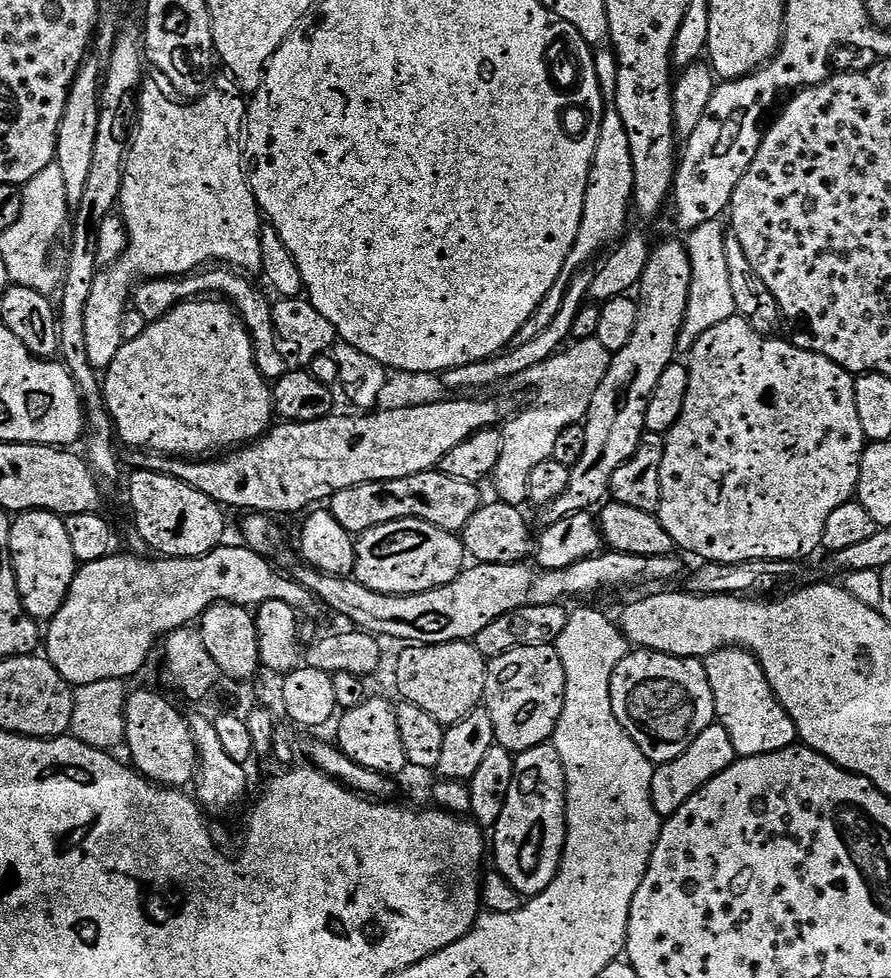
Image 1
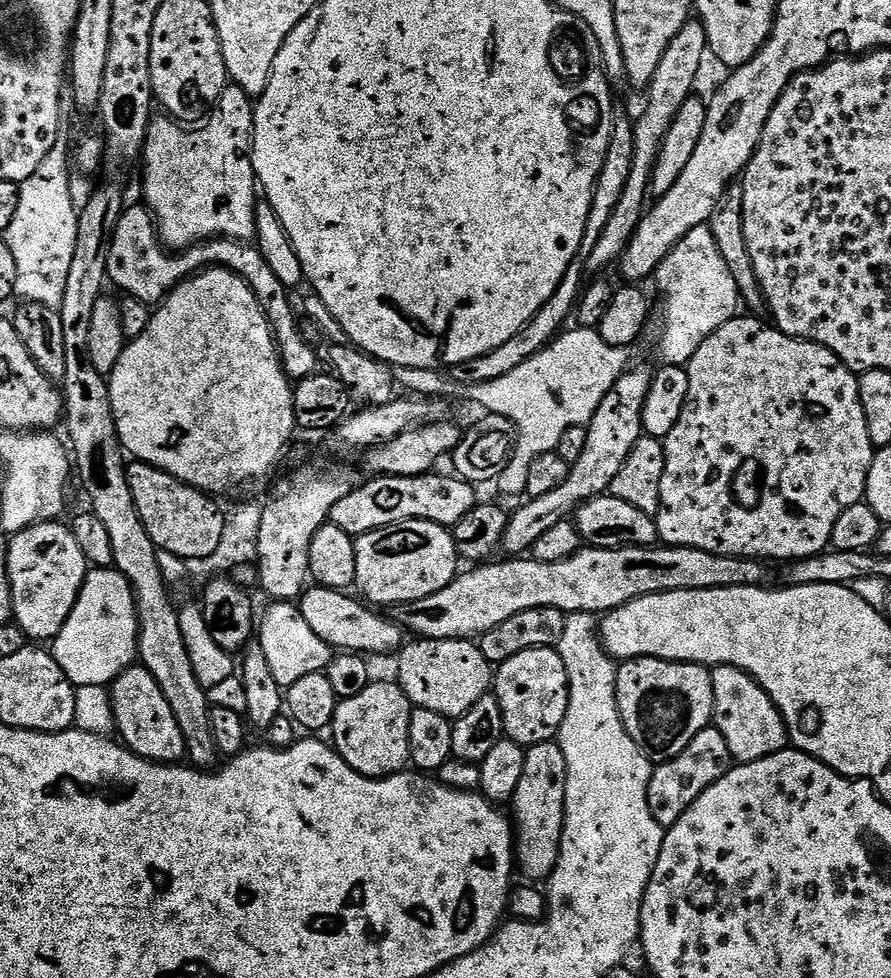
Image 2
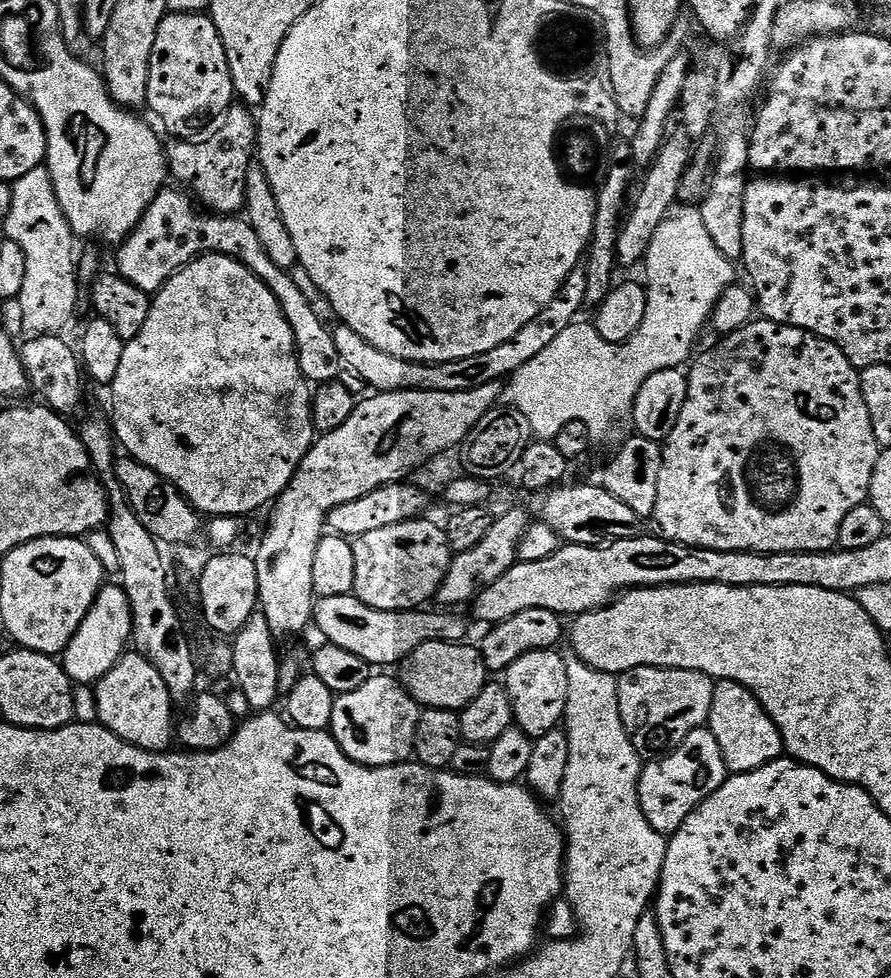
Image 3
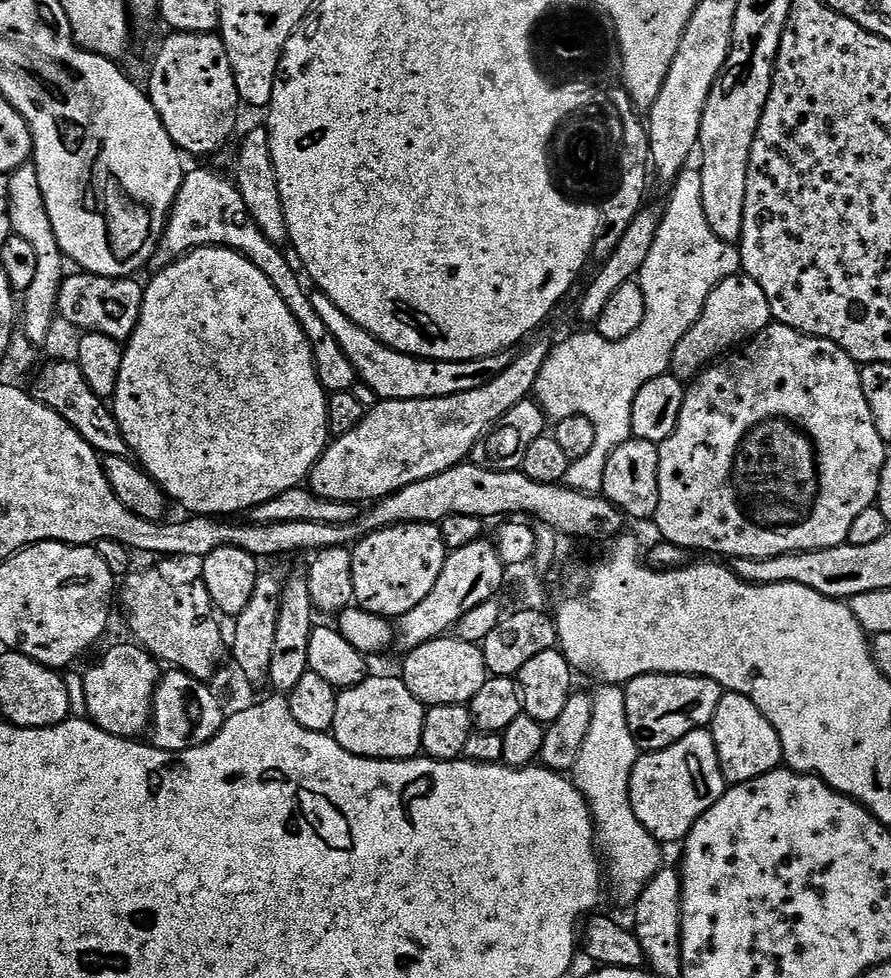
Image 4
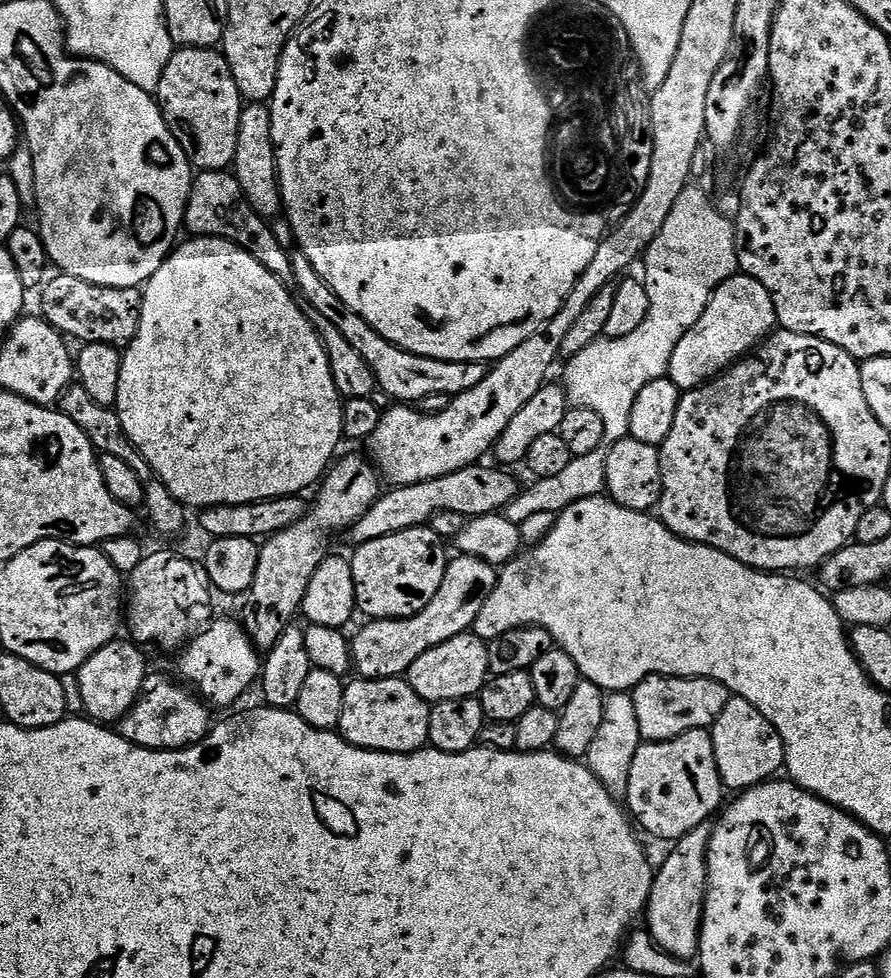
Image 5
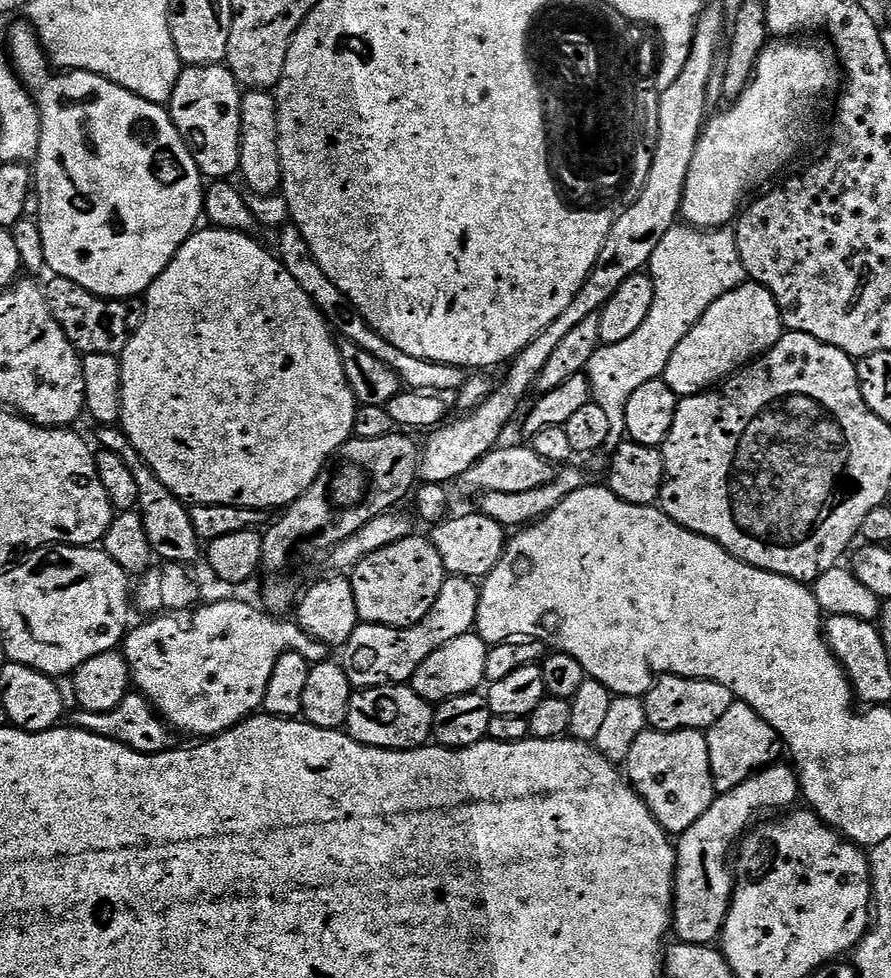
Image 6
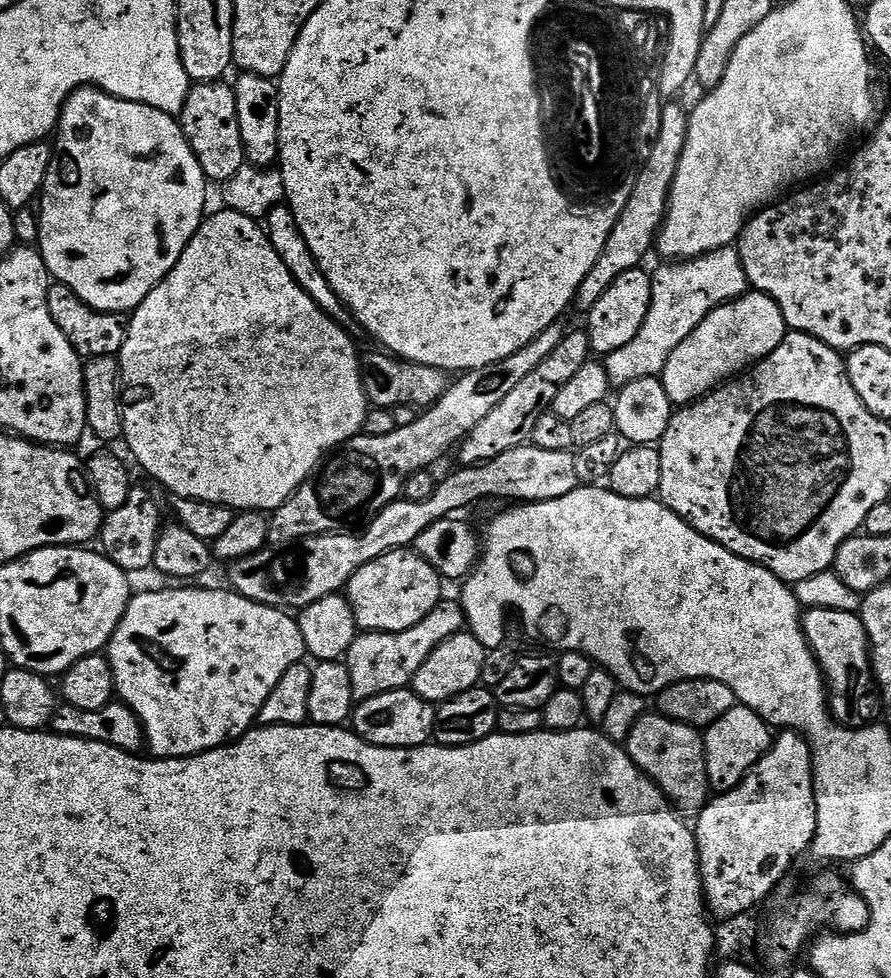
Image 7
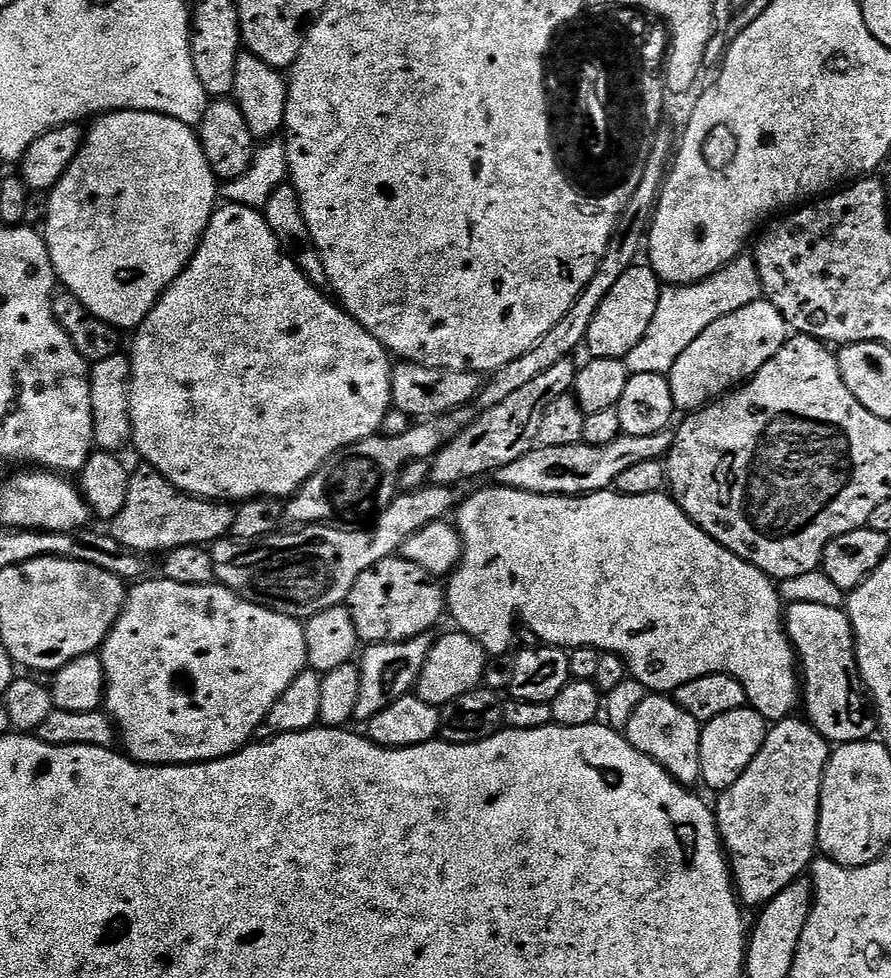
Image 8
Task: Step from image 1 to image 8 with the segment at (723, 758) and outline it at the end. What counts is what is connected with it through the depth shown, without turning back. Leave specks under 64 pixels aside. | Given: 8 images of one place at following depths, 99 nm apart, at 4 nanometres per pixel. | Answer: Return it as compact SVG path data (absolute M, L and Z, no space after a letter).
M649 694L634 710L626 729L629 742L642 754L654 758L678 783L696 786L701 783L702 754L700 753L700 721L694 719L668 694Z

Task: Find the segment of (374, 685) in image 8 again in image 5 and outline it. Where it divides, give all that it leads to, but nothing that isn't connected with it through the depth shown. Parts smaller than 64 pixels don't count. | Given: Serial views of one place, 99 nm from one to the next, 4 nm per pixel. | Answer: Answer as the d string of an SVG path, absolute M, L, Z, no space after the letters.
M457 555L449 559L446 566L446 578L442 578L442 586L438 586L438 594L430 598L430 606L426 606L418 614L407 620L372 620L360 633L351 637L352 666L357 677L365 680L391 680L403 677L426 654L426 650L434 650L434 646L442 646L442 642L450 642L458 634L469 631L478 618L478 610L486 606L486 598L496 585L498 572L495 567L478 558Z

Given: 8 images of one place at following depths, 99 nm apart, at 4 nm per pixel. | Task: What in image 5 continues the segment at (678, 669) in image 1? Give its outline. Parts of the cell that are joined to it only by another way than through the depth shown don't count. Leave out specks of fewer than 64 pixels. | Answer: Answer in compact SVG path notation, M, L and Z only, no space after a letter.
M648 676L632 689L630 695L634 702L634 714L638 714L640 738L644 742L678 738L683 732L695 728L711 729L718 714L722 714L722 706L726 706L730 699L726 686L701 676Z

